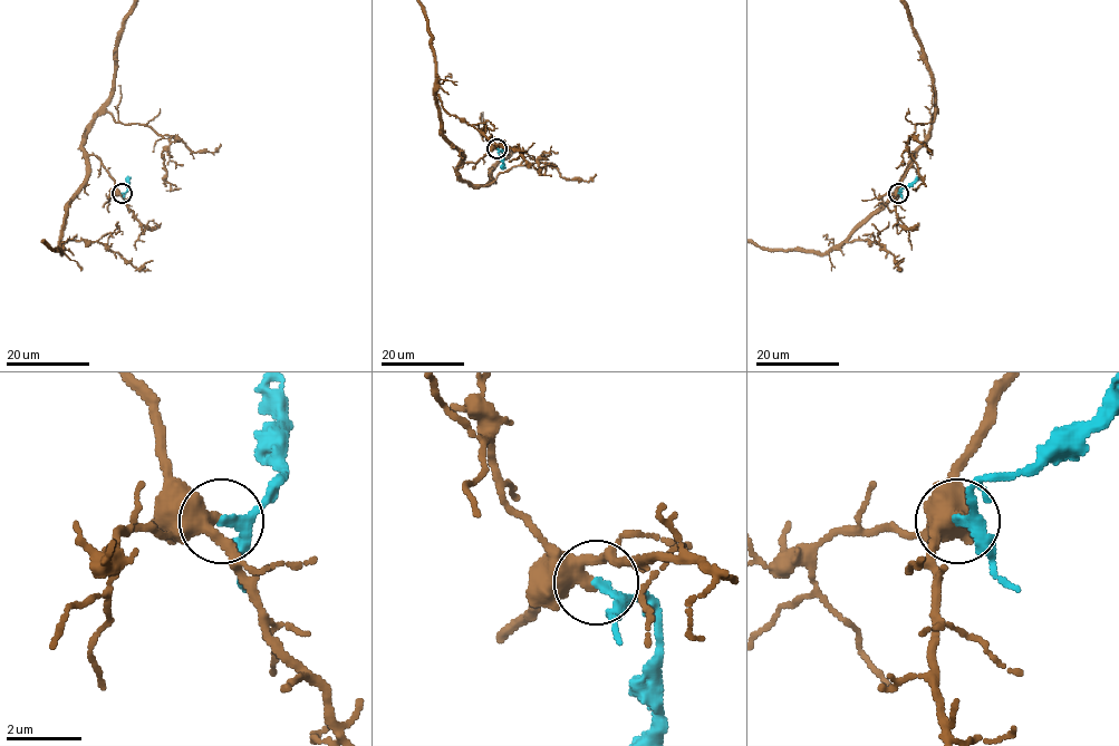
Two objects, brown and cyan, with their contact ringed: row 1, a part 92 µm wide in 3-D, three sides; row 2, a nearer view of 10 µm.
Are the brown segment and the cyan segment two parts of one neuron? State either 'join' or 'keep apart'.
keep apart

